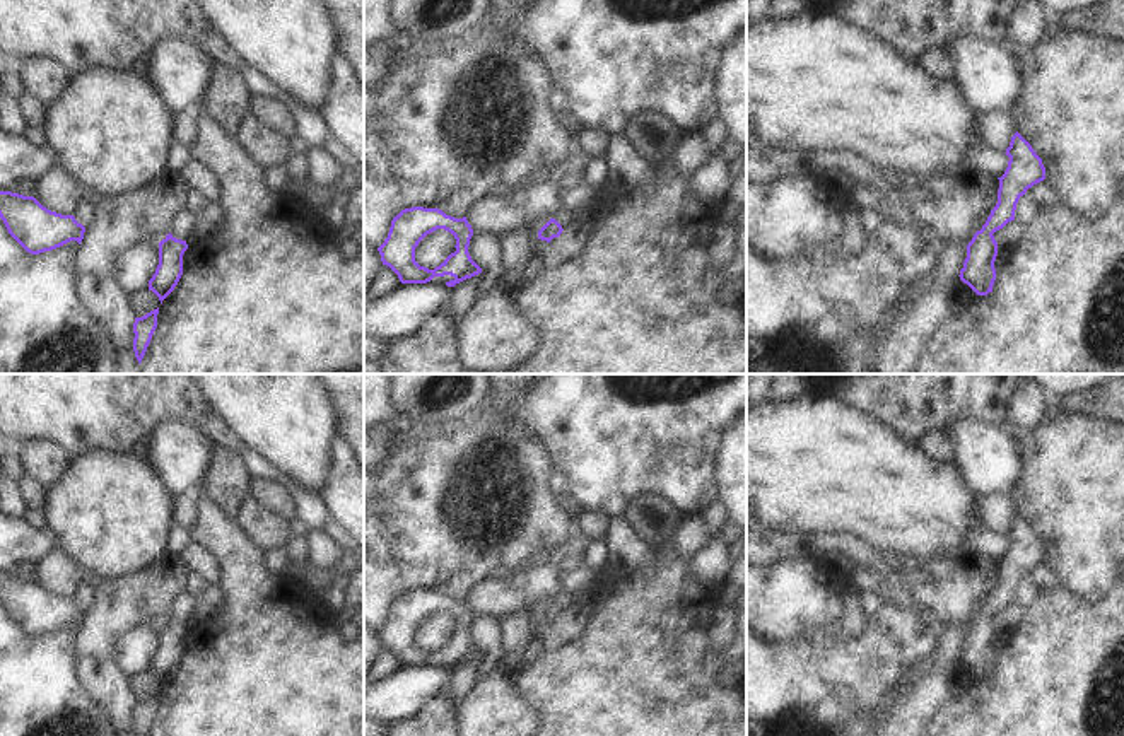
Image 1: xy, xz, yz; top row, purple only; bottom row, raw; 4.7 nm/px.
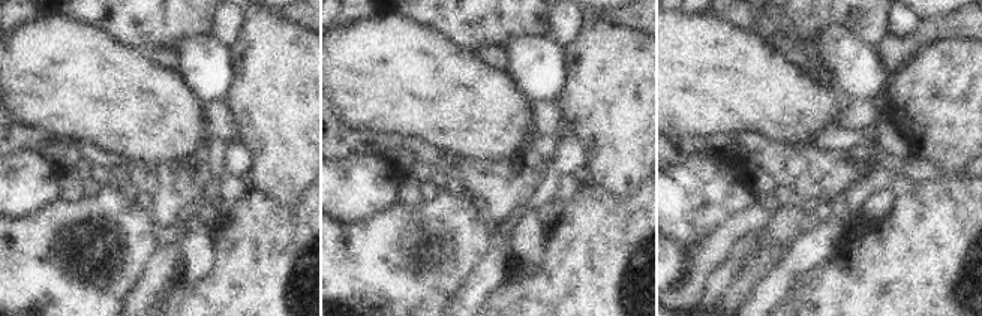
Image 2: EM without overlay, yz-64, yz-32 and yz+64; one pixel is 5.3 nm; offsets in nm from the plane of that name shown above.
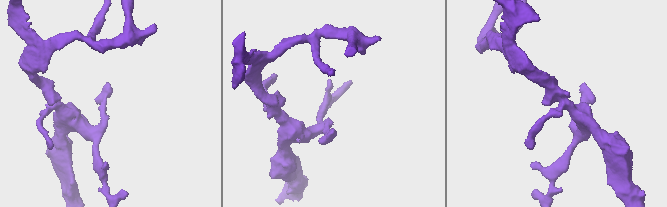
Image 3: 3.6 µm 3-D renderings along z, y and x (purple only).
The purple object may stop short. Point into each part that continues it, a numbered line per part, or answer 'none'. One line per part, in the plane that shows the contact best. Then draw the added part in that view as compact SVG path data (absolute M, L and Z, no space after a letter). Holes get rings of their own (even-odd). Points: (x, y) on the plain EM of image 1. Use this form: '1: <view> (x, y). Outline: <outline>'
none

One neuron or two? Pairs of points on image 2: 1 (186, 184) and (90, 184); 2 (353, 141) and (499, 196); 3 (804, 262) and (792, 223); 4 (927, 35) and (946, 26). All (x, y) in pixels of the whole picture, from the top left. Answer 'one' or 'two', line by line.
1: two
2: one
3: two
4: one

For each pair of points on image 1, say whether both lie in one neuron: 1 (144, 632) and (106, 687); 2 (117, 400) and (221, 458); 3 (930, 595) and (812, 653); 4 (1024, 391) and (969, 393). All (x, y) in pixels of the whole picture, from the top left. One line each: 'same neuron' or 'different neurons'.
1: different neurons
2: different neurons
3: different neurons
4: different neurons

